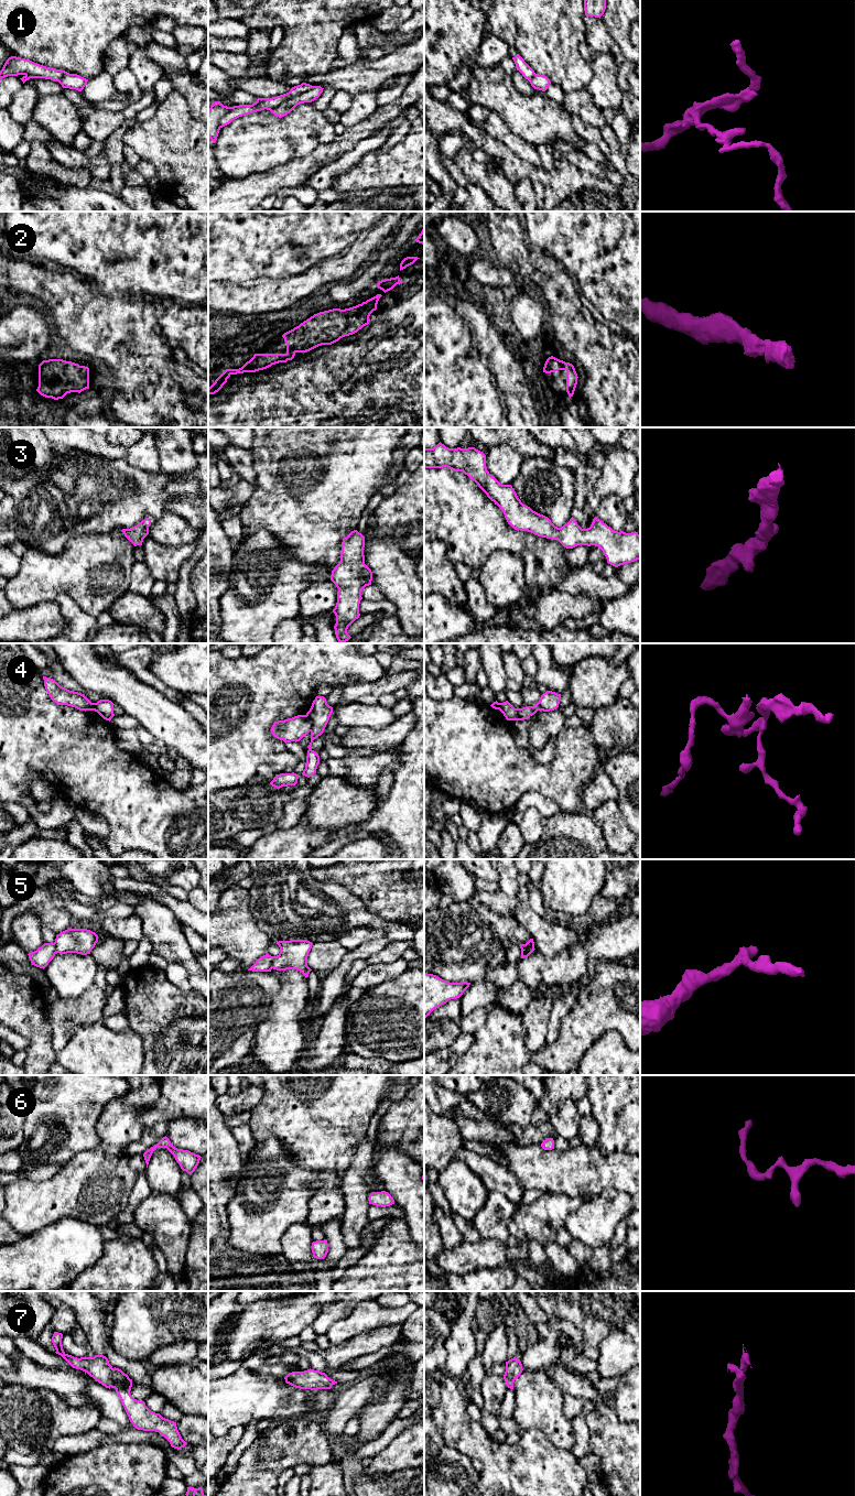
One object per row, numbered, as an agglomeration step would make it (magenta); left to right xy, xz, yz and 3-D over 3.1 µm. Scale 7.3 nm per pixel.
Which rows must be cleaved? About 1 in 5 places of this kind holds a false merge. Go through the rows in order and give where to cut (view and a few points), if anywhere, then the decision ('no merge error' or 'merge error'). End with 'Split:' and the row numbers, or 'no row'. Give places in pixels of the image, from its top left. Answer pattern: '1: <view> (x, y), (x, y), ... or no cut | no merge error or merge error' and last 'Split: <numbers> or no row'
1: xz (313, 86), (288, 97), (270, 110) | merge error
2: no cut | no merge error
3: no cut | no merge error
4: xz (305, 715), (311, 722), (311, 730) | merge error
5: xz (273, 956), (271, 967) | merge error
6: no cut | no merge error
7: no cut | no merge error
Split: 1, 4, 5

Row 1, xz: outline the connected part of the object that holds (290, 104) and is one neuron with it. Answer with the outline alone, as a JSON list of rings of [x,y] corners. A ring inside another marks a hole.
[[[313,86],[305,93],[288,98],[282,105],[275,107],[274,109],[271,109],[270,111],[274,116],[282,118],[290,113],[297,105],[314,101],[321,96],[323,89],[324,88],[322,88],[321,86]]]

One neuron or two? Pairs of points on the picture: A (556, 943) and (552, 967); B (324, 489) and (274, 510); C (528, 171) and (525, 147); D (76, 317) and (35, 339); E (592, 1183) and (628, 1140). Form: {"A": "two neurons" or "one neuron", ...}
{"A": "two neurons", "B": "one neuron", "C": "two neurons", "D": "two neurons", "E": "two neurons"}

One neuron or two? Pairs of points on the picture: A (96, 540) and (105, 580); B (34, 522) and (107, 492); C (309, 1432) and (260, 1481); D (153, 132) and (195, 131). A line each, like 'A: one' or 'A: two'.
A: one
B: one
C: one
D: one

